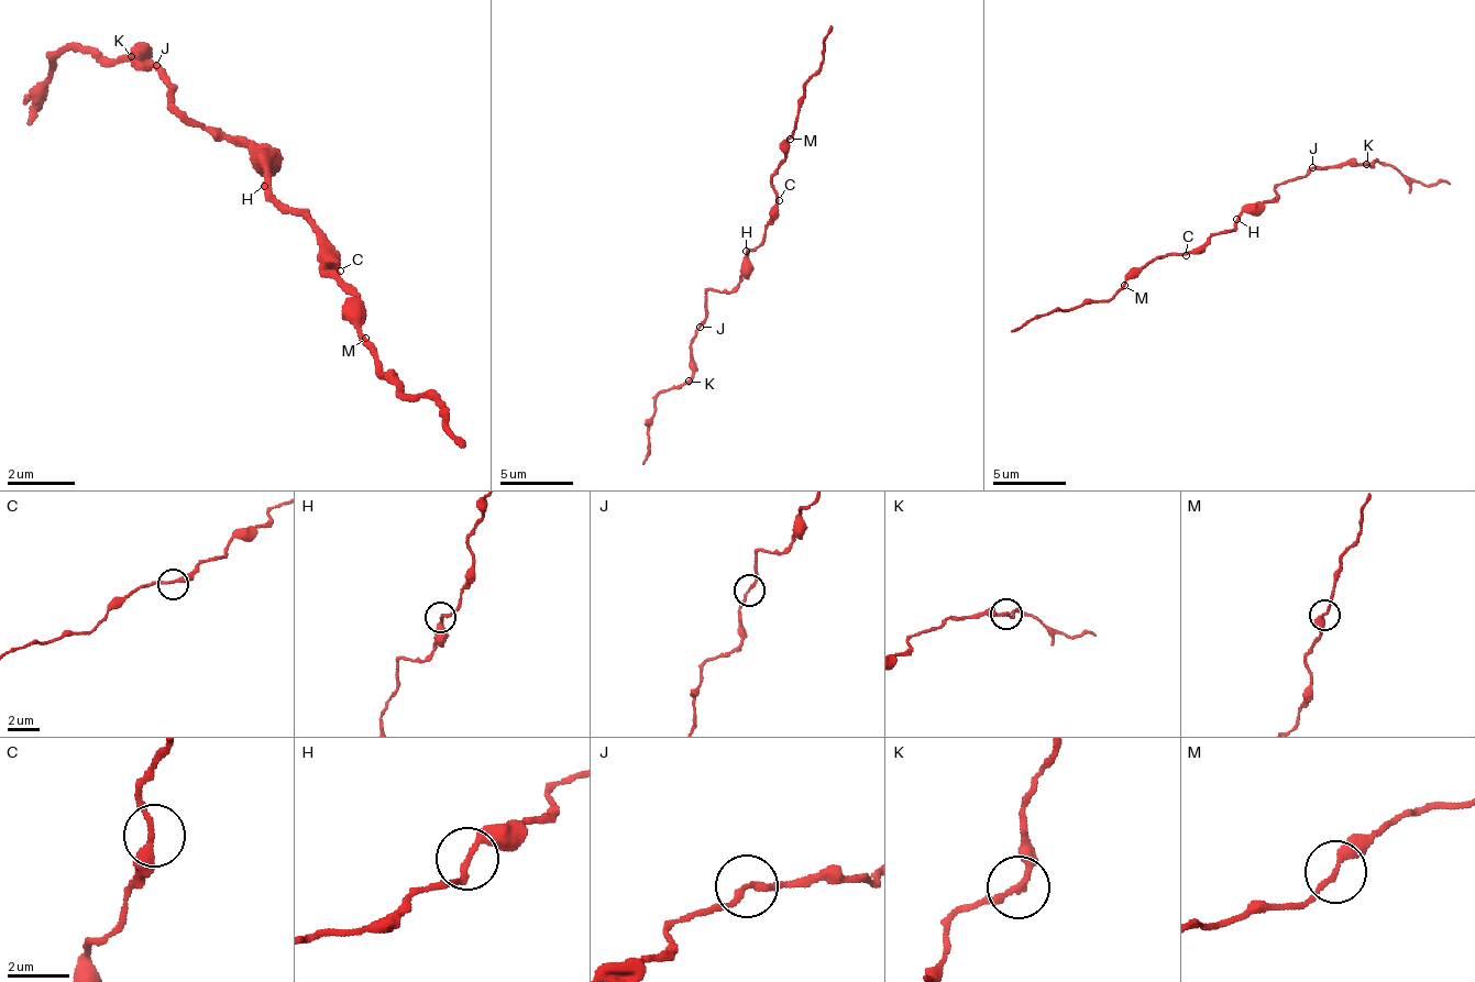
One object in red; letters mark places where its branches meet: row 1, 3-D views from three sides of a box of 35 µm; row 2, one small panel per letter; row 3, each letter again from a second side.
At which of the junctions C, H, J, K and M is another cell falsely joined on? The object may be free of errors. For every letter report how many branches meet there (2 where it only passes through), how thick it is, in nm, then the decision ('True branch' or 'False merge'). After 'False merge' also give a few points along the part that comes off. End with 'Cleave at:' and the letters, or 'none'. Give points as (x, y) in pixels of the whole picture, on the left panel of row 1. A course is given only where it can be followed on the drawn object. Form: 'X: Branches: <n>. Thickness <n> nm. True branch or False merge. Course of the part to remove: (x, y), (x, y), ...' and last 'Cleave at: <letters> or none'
C: Branches: 2. Thickness 240 nm. True branch
H: Branches: 2. Thickness 220 nm. True branch
J: Branches: 2. Thickness 180 nm. True branch
K: Branches: 2. Thickness 220 nm. True branch
M: Branches: 2. Thickness 240 nm. True branch
Cleave at: none

